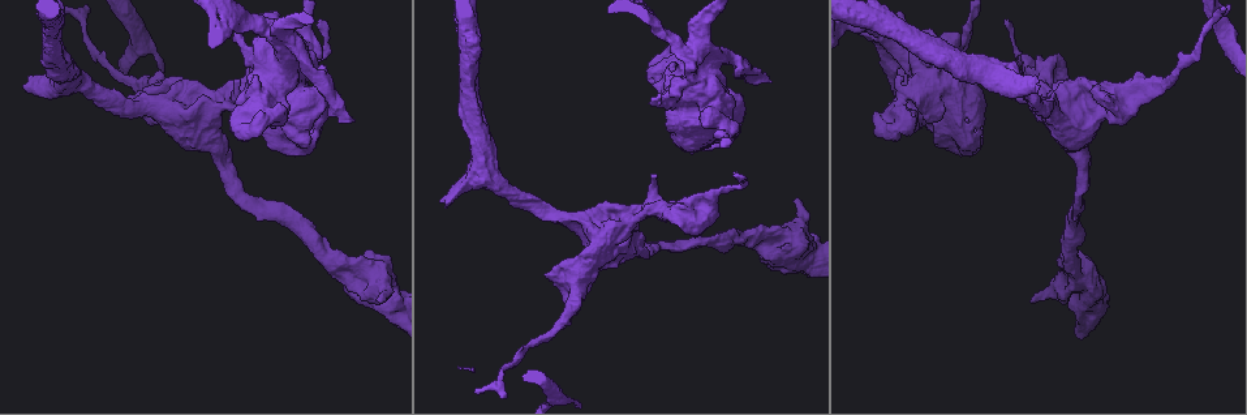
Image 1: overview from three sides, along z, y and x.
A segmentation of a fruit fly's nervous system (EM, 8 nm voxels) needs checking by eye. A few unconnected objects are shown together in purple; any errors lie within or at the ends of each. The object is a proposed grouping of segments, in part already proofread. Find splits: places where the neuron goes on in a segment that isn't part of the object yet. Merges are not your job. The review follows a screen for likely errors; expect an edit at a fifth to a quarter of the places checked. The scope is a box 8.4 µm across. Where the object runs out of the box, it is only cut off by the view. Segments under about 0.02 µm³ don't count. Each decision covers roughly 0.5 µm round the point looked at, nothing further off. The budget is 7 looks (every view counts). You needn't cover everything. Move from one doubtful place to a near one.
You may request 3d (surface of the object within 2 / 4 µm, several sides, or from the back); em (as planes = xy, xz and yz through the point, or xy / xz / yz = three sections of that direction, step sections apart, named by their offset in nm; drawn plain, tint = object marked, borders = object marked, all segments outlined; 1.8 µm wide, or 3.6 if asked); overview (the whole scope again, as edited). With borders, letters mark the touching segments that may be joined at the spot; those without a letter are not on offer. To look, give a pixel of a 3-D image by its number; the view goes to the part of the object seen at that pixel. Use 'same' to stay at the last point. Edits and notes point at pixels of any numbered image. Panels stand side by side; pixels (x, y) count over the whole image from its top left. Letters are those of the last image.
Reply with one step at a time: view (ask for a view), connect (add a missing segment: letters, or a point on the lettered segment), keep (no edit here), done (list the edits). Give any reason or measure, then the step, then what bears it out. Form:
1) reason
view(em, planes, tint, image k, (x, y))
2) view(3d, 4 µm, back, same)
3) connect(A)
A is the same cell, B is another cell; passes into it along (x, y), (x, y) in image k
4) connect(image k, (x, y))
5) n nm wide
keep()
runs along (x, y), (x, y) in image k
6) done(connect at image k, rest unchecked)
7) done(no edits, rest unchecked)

branch stops here
view(em, xy, step 8, borders, image 1, (353, 120))

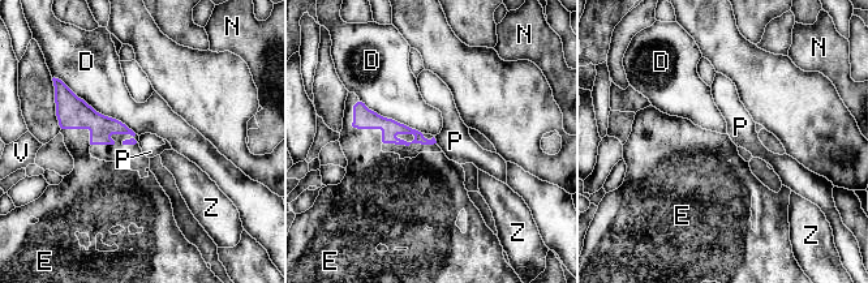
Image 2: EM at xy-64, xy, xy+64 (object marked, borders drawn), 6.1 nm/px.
connect(E)
E is the same cell, D, N, P, V and Z are other cells; the neuron continues

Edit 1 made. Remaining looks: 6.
view(overview)

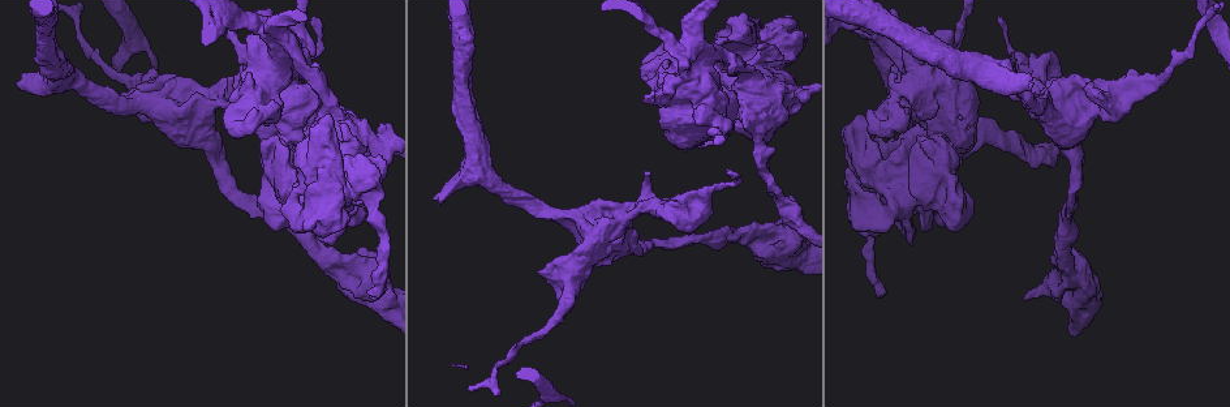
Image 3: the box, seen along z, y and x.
calibre changes
view(3d, 4 µm, back, image 3, (671, 68))

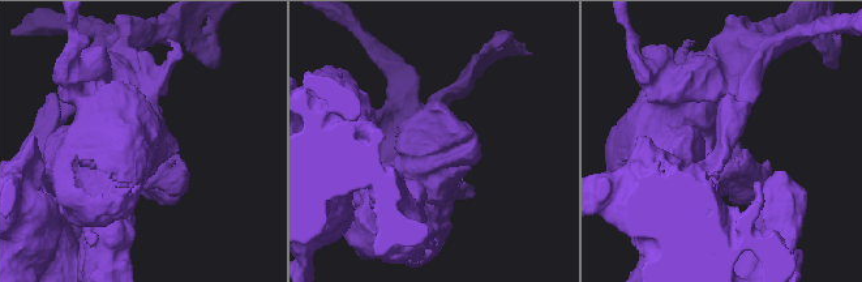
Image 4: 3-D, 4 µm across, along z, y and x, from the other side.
now the EM
view(em, 3.6 µm, planes, borders, image 4, (431, 144))

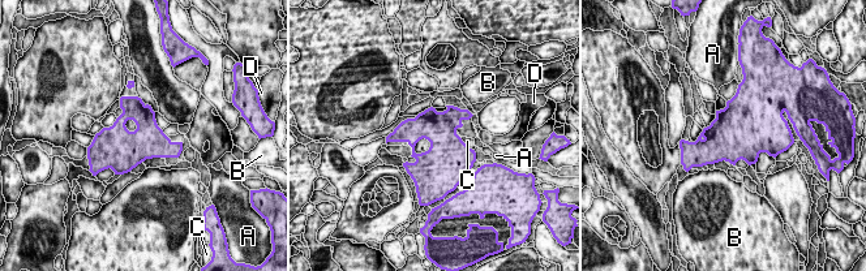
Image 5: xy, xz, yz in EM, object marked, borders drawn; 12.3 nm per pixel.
keep()
A, B, C and D are other cells; border along (455, 132), (474, 150) in image 5; none of them fits

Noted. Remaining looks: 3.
a narrow waist
view(em, xy, step 16, tint, image 3, (218, 99))

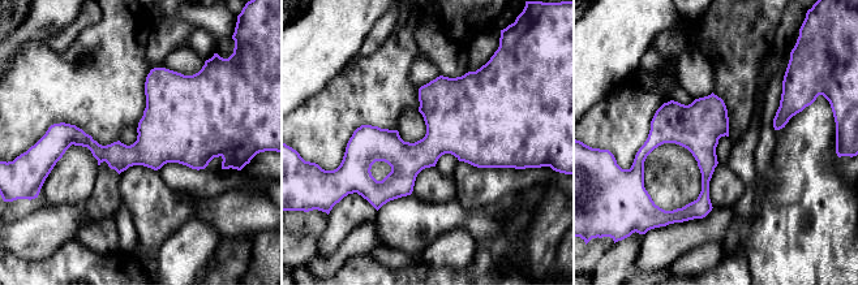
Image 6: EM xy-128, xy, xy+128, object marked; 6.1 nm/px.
cut it another way
view(em, planes, borders, same)

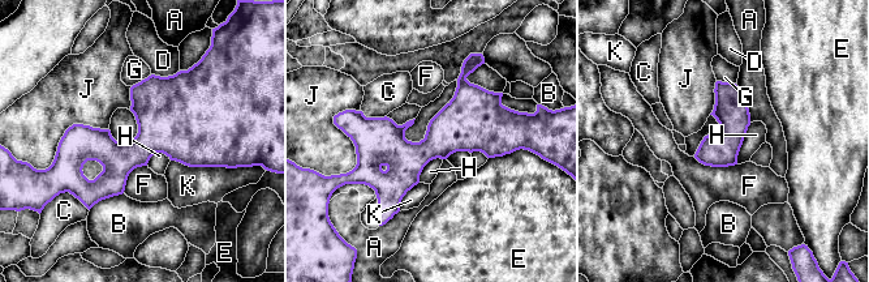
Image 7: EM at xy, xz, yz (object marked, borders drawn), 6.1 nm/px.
J touches over 400 nm
keep()
A, B, C, D, E, F, G, H, J and K are other cells; no lettered segment goes on from it

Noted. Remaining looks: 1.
done(connect at image 2, rest unchecked)

